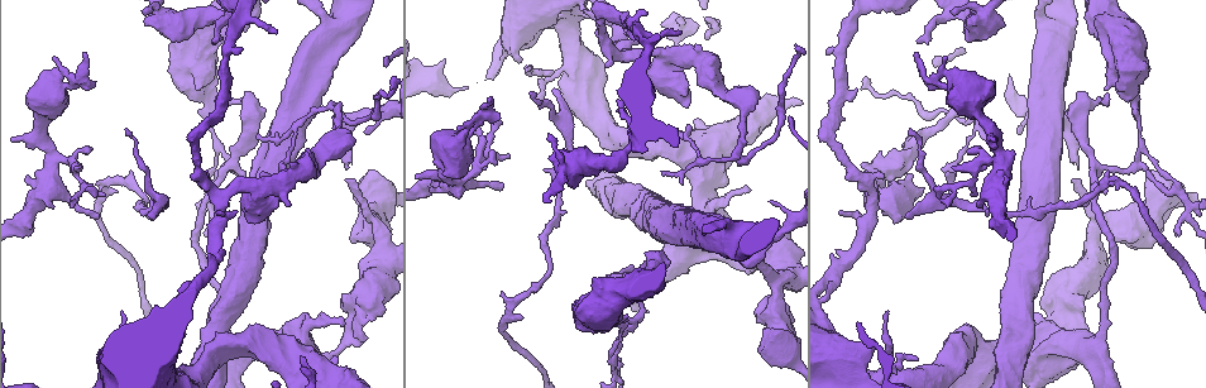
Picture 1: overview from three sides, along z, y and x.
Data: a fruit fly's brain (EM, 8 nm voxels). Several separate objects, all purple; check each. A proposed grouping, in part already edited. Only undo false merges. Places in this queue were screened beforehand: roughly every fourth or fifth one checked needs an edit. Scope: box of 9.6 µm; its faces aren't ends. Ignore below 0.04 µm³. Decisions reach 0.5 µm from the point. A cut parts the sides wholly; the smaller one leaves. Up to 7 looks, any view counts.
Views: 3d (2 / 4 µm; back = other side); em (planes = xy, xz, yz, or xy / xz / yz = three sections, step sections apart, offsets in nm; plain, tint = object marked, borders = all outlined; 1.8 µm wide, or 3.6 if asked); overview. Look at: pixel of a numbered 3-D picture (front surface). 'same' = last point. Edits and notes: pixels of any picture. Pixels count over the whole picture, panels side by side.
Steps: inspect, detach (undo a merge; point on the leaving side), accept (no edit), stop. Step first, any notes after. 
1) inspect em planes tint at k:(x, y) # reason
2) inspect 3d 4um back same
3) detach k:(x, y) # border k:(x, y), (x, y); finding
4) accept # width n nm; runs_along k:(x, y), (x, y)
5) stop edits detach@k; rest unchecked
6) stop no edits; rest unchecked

inspect em 3.6um planes tint at 1:(43, 112) # calibre changes

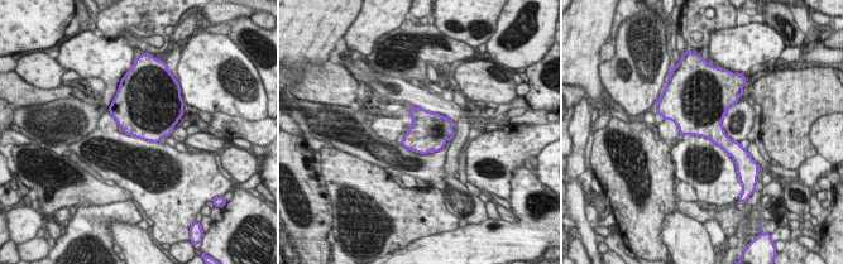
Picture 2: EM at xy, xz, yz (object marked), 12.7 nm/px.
accept # one neuron here

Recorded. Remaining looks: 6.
inspect 3d 4um at 1:(261, 188)

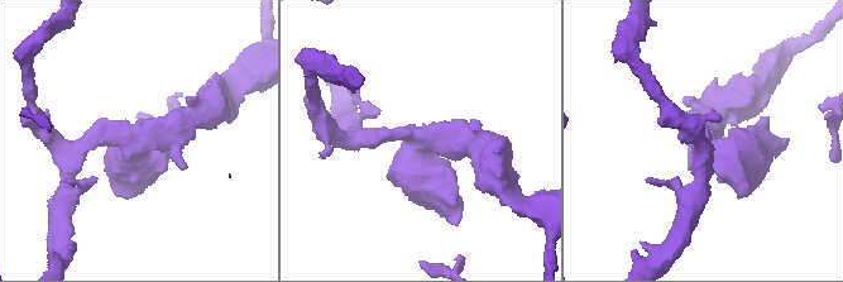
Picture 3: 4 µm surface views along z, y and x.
inspect em planes plain at 3:(136, 139) # arms 3; arm_widths 280, 400, 600 nm; need the tissue

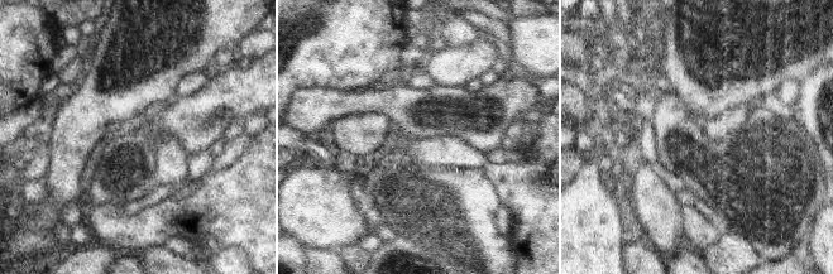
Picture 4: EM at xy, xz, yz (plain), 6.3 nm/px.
inspect em planes tint same # where the object lies

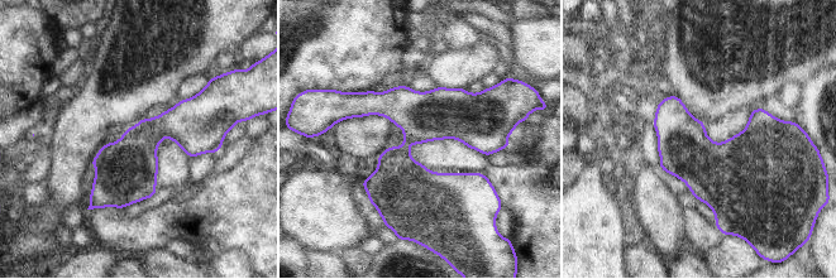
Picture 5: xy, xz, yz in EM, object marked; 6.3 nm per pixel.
accept # width 320 nm; continuous, no second neuron

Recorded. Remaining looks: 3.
inspect 3d 2um at 1:(1103, 343) # arms part here

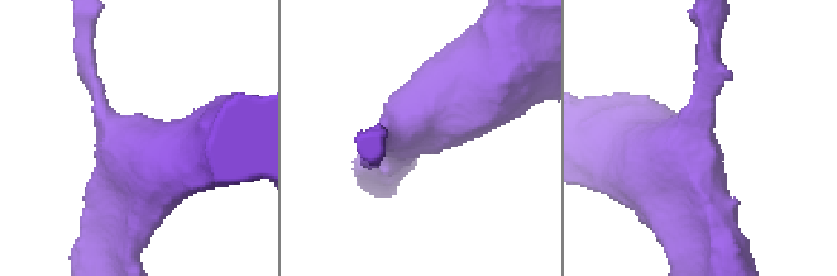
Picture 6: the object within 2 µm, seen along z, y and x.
inspect em planes tint at 6:(697, 135) # arms 3

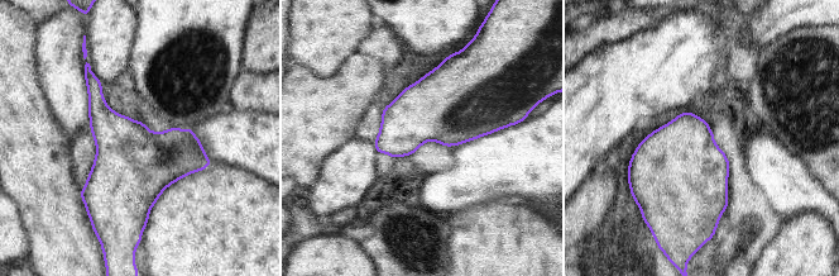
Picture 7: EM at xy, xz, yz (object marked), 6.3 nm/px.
accept # width 360 nm; all the same neuron

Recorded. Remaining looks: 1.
stop no edits; rest unchecked

